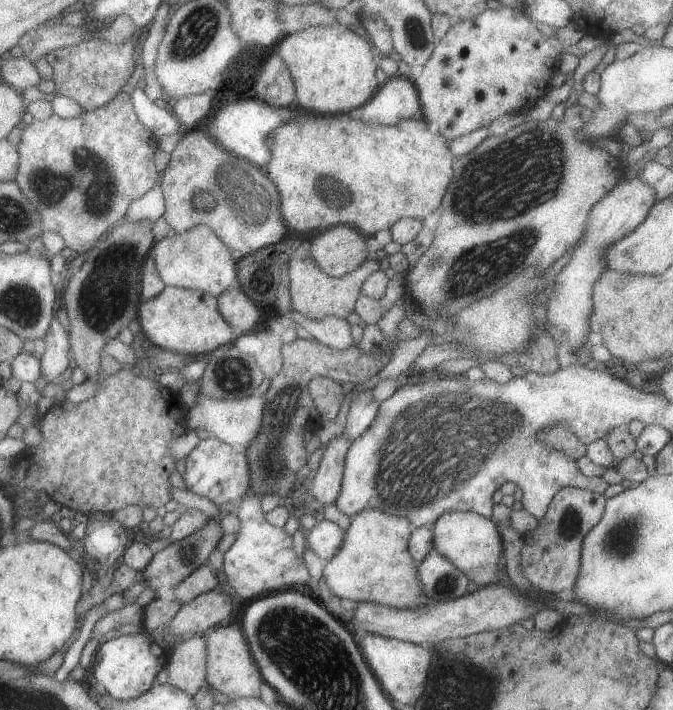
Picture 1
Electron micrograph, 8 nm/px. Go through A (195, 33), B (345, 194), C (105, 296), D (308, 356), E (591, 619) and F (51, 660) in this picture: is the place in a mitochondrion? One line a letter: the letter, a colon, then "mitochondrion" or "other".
A: mitochondrion
B: mitochondrion
C: mitochondrion
D: other
E: other
F: other

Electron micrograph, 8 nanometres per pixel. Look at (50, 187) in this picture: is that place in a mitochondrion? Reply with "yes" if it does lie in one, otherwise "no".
yes

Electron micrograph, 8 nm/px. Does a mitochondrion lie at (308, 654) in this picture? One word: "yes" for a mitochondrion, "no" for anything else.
yes

